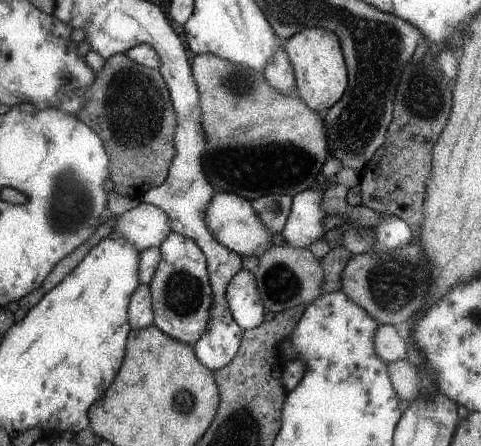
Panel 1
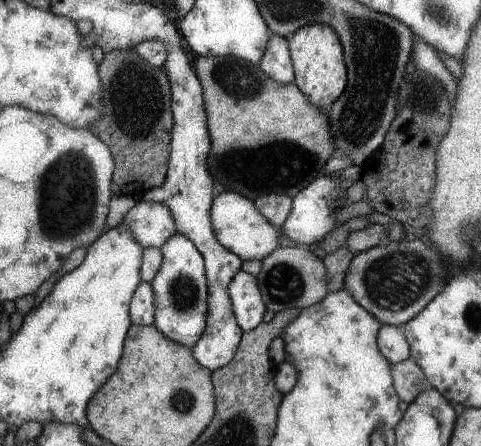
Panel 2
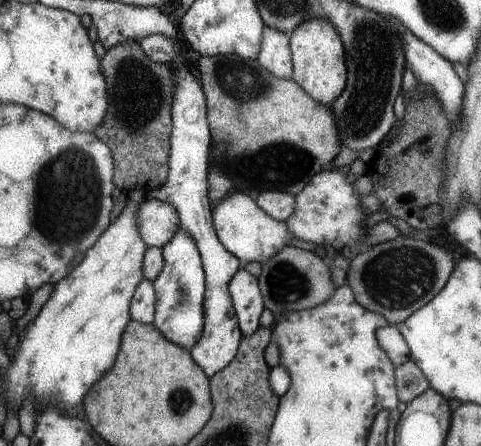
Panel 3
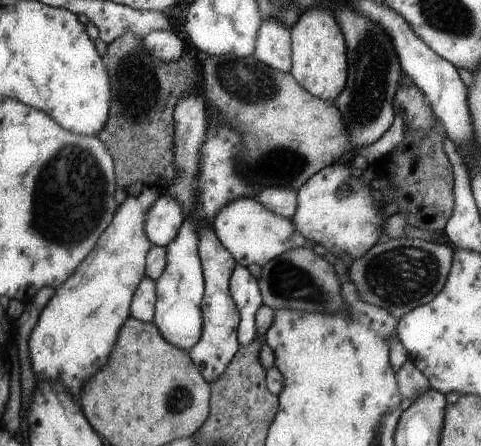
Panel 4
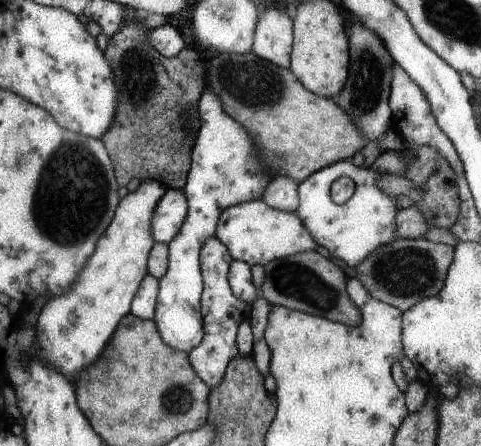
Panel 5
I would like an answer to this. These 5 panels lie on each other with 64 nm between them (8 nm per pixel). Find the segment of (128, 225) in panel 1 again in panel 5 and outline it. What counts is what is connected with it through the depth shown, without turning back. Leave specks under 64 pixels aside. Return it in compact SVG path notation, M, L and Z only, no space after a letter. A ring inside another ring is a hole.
M167 190L153 208L151 238L155 244L169 244L187 216L187 200L183 190Z

